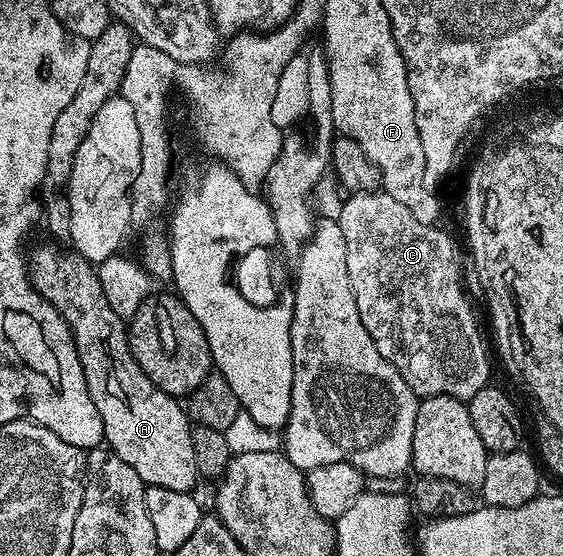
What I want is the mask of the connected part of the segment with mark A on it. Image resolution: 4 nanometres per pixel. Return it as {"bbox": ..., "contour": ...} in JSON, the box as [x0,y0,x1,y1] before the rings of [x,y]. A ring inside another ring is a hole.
{"bbox":[28,243,199,493],"contour":[[[48,243],[28,253],[29,280],[36,292],[48,304],[55,306],[55,310],[59,310],[73,335],[91,402],[95,402],[95,410],[99,410],[99,418],[103,418],[104,443],[110,452],[123,458],[123,462],[127,462],[127,466],[131,466],[131,470],[139,474],[146,486],[192,493],[197,480],[199,481],[199,473],[195,462],[193,428],[182,401],[159,390],[159,386],[155,386],[155,382],[151,382],[151,378],[147,378],[147,374],[143,374],[143,370],[135,362],[129,349],[126,321],[111,308],[110,302],[107,302],[98,269],[84,260],[78,252],[66,250],[61,253],[56,243]]]}

